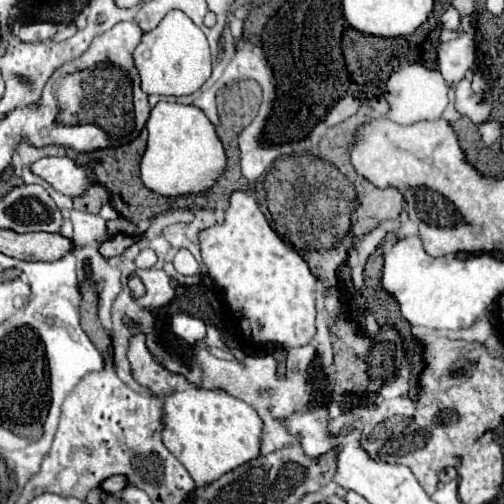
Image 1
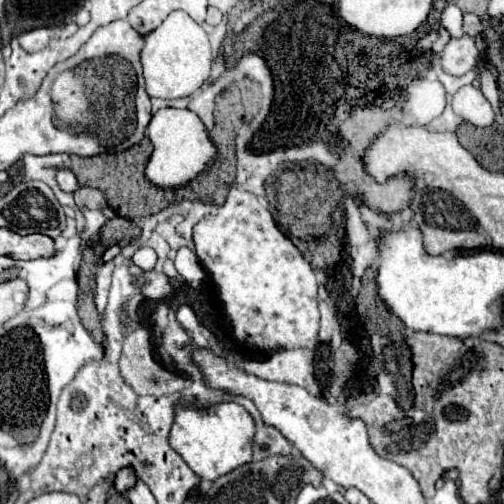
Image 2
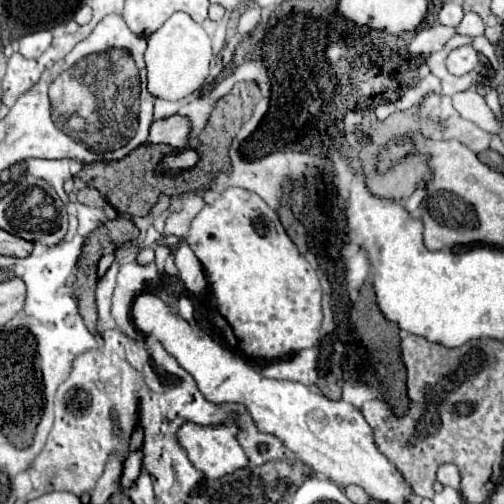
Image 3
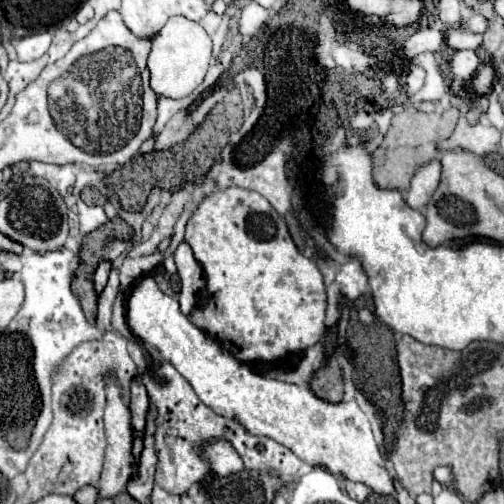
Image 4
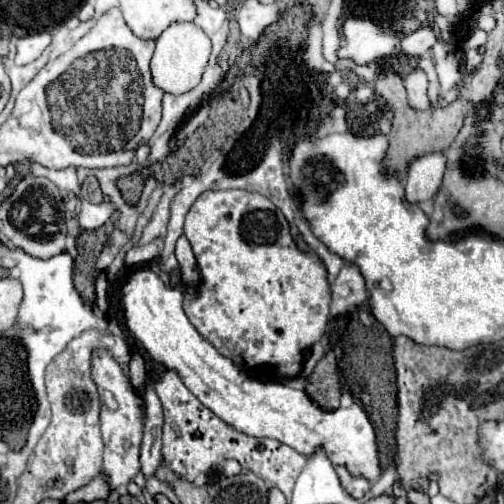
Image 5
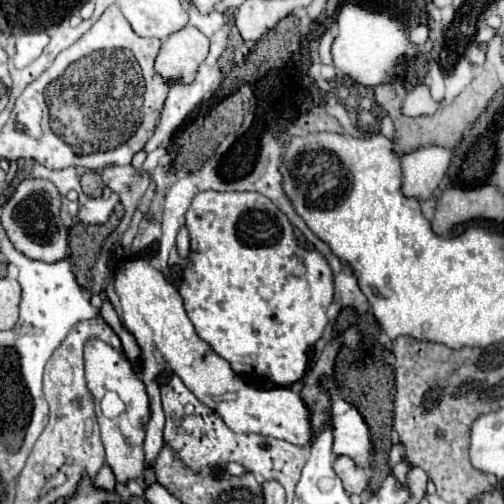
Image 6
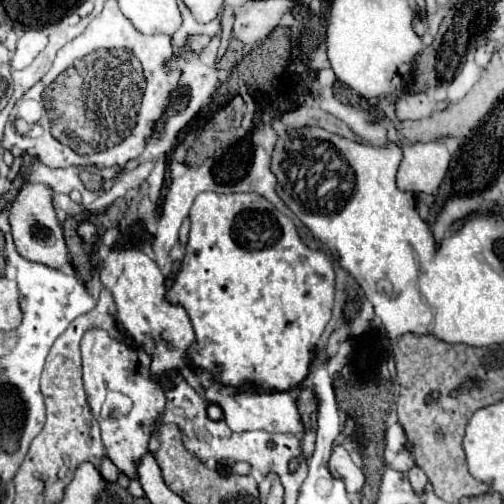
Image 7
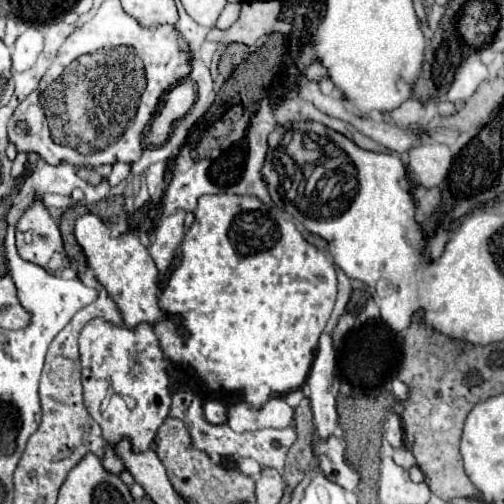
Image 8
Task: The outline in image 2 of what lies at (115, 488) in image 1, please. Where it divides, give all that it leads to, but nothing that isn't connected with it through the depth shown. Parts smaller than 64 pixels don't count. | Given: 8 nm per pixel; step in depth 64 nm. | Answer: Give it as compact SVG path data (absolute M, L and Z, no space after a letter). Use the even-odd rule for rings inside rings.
M122 468L122 470L116 474L116 484L114 484L114 488L116 488L118 492L130 490L134 484L136 484L136 472L134 472L134 468Z

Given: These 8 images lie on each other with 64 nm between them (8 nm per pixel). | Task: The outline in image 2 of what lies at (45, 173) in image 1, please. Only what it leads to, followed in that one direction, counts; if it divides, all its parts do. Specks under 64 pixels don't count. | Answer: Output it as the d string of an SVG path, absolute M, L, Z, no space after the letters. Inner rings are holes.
M62 170L62 172L58 172L56 178L58 178L58 184L64 192L74 192L76 186L78 186L78 180L76 180L72 170Z

